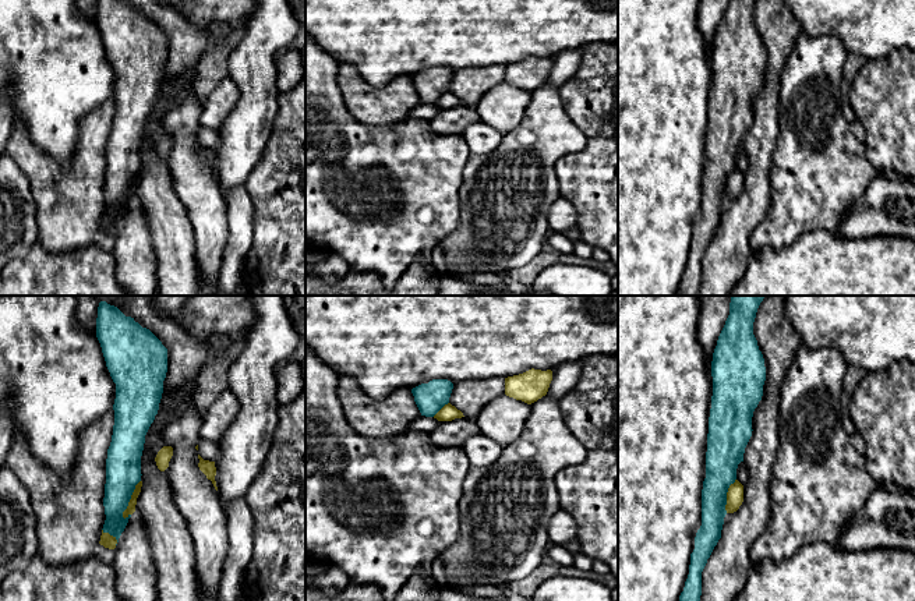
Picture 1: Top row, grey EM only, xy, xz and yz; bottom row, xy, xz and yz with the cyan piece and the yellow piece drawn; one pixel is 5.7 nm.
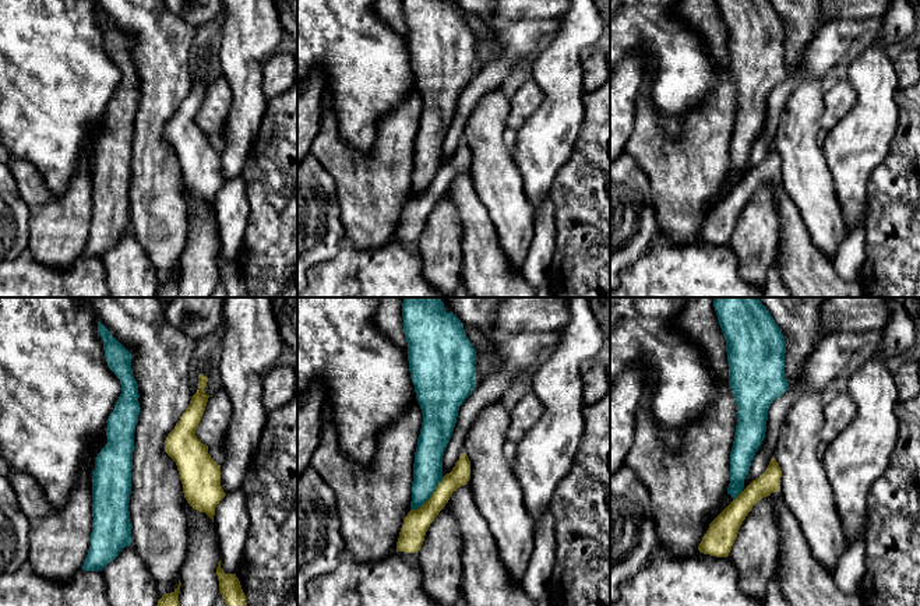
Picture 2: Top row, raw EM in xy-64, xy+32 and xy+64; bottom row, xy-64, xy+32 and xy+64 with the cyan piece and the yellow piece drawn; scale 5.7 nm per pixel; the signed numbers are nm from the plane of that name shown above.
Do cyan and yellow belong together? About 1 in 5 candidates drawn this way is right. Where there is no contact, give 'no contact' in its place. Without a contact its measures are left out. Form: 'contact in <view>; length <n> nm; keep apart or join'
contact in xy; length 240 nm; keep apart

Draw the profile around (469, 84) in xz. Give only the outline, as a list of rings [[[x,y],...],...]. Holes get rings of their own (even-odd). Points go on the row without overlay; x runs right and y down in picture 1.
[[[505,66],[466,67],[453,71],[449,91],[476,107],[483,95],[498,84],[505,82]]]

